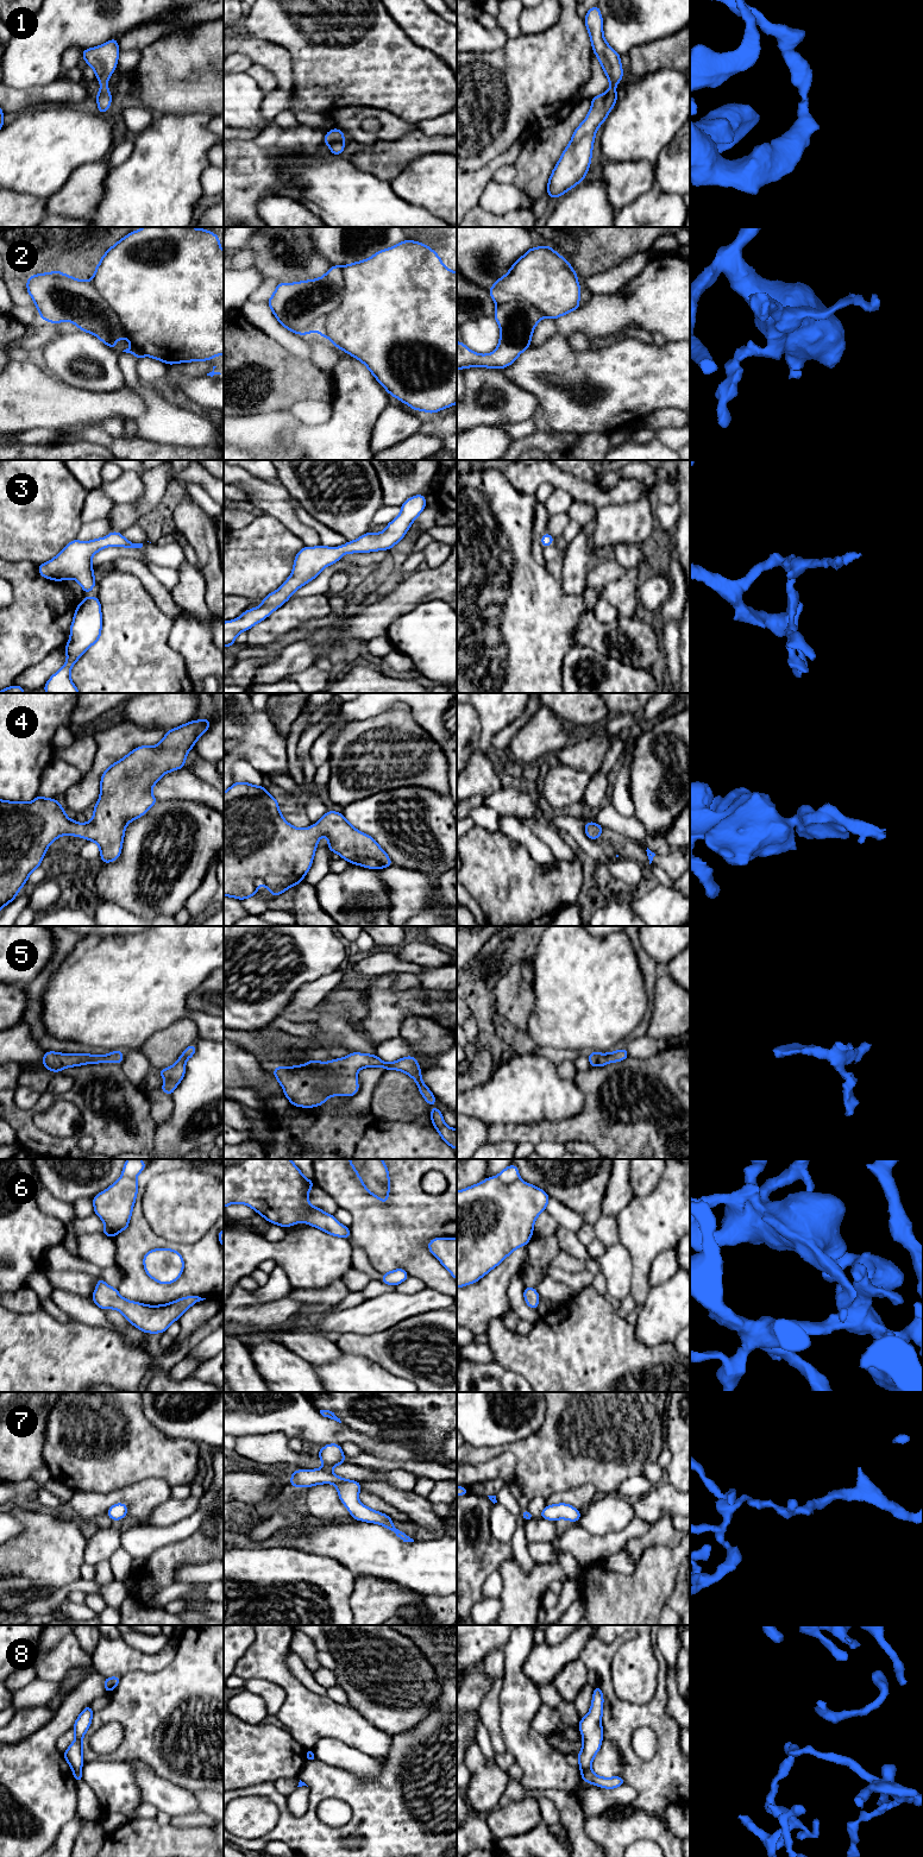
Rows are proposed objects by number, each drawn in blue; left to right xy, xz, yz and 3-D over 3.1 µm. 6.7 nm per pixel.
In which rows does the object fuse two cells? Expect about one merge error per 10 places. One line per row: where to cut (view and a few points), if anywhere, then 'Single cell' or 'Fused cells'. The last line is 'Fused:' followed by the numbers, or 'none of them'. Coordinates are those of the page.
1: No split. Single cell
2: Split along xz (341, 266), (344, 282), (341, 301), (319, 322), (316, 328). Fused cells
3: No split. Single cell
4: No split. Single cell
5: No split. Single cell
6: No split. Single cell
7: No split. Single cell
8: Split along yz (590, 1768), (582, 1773). Fused cells
Fused: 2, 8

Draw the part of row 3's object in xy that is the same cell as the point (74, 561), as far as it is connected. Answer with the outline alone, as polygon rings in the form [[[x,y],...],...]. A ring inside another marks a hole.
[[[111,531],[106,537],[69,542],[52,560],[38,565],[38,573],[46,579],[62,581],[75,579],[88,593],[98,584],[94,579],[92,558],[106,547],[142,548],[143,543],[127,541],[121,533]]]

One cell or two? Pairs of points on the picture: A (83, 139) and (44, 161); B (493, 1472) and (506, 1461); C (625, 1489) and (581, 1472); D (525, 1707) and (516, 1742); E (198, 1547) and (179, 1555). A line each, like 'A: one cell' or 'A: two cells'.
A: one cell
B: one cell
C: two cells
D: one cell
E: one cell

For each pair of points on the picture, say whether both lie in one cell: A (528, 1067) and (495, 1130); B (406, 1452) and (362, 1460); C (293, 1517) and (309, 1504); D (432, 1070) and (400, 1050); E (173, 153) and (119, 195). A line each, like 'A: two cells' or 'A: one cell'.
A: two cells
B: two cells
C: two cells
D: one cell
E: one cell

